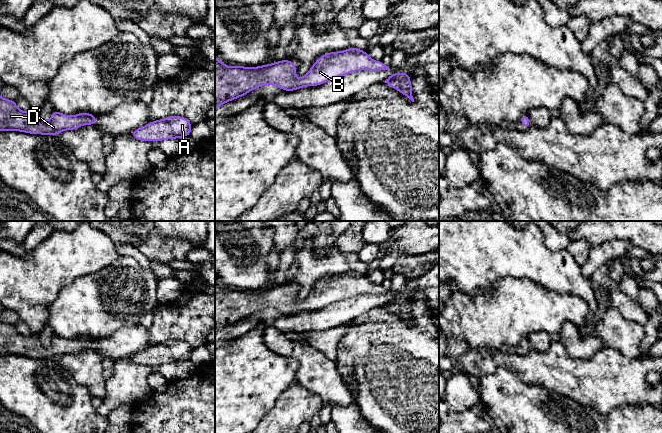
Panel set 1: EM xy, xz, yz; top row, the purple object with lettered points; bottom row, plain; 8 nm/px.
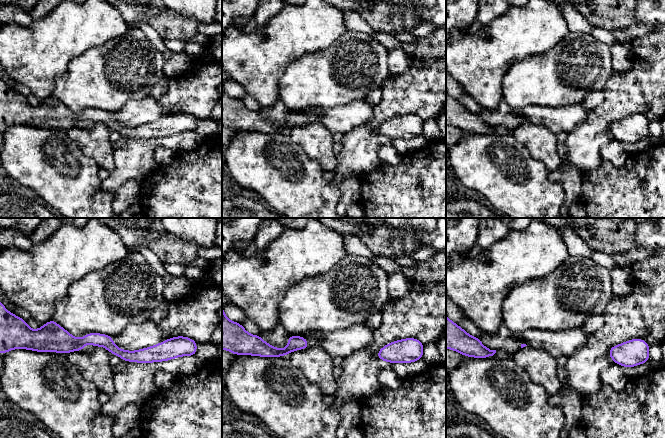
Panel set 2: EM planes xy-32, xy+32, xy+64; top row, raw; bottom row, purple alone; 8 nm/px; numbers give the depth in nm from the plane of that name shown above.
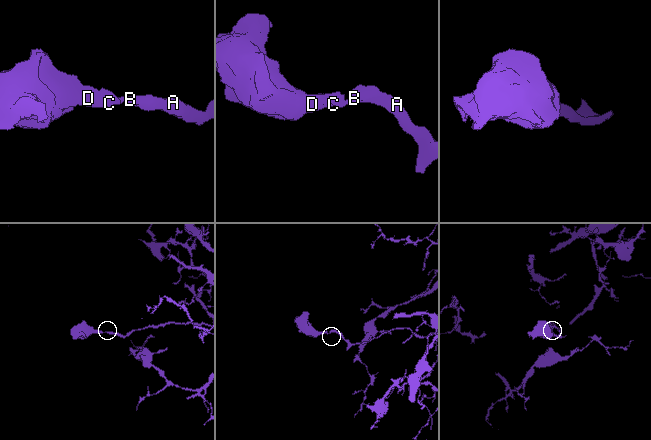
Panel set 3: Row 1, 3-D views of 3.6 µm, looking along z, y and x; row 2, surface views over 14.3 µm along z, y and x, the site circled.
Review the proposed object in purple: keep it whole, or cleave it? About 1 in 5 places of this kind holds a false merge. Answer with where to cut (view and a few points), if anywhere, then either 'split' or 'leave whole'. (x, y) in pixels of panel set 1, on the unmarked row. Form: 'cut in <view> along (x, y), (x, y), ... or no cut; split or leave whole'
no cut; leave whole

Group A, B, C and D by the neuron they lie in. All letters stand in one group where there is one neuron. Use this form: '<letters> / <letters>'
A B C D

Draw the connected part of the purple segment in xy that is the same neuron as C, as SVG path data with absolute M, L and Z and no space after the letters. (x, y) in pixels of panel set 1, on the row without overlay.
M0 321L0 356L3 355L20 355L30 358L58 359L65 354L76 354L81 349L95 349L97 341L94 338L80 336L75 340L65 339L53 333L51 343L46 346L40 339L39 334L23 336L20 334L15 324L4 323Z

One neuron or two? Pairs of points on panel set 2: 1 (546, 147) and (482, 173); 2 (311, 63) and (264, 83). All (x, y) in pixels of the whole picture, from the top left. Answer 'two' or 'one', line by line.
1: two
2: two

